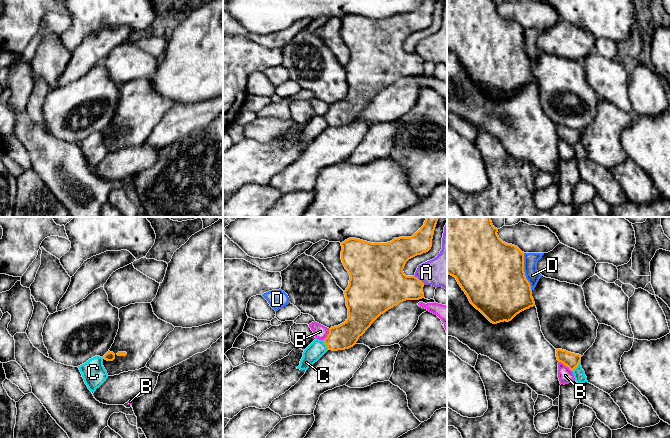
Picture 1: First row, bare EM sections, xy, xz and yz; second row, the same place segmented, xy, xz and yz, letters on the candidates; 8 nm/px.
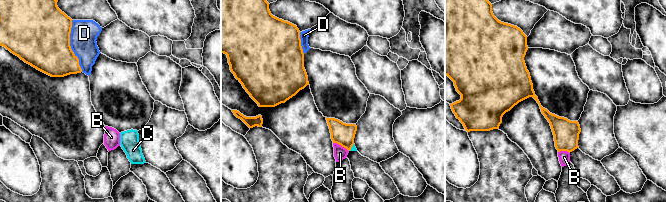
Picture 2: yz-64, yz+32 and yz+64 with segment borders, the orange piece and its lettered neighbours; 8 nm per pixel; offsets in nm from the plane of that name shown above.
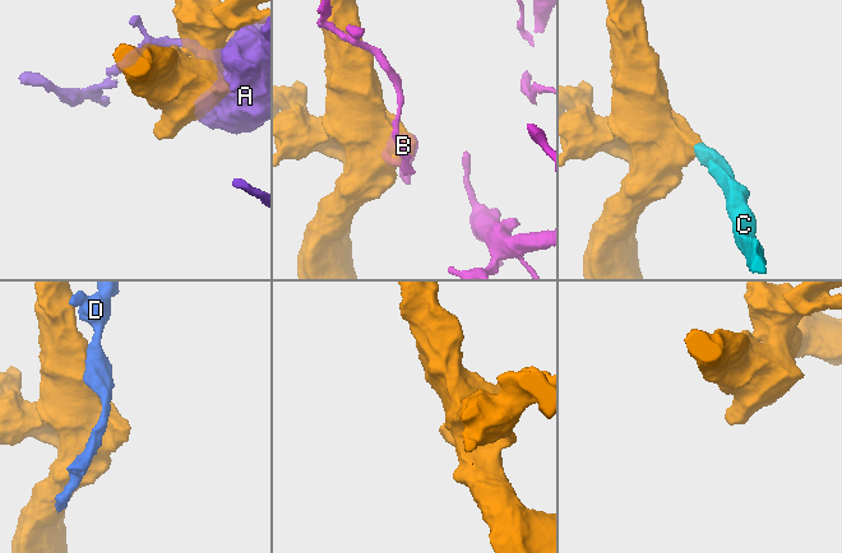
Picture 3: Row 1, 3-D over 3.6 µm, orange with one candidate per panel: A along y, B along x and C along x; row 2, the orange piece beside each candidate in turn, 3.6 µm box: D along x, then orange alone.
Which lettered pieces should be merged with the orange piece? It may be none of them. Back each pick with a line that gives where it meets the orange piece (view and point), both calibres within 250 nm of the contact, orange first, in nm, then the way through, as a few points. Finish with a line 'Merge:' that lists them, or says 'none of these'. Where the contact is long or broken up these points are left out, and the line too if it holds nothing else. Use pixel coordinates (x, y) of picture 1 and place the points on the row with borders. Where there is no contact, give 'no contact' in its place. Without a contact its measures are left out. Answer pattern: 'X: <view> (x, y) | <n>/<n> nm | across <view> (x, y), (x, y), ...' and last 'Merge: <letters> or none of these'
Merge: none of these

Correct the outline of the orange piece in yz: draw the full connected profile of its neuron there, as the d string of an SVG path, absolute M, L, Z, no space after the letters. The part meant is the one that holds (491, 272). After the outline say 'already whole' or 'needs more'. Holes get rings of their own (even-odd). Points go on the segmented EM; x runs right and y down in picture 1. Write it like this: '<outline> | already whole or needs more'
M447 217L447 273L456 278L470 303L491 323L509 322L520 312L535 306L524 272L524 252L503 242L491 217Z | already whole

